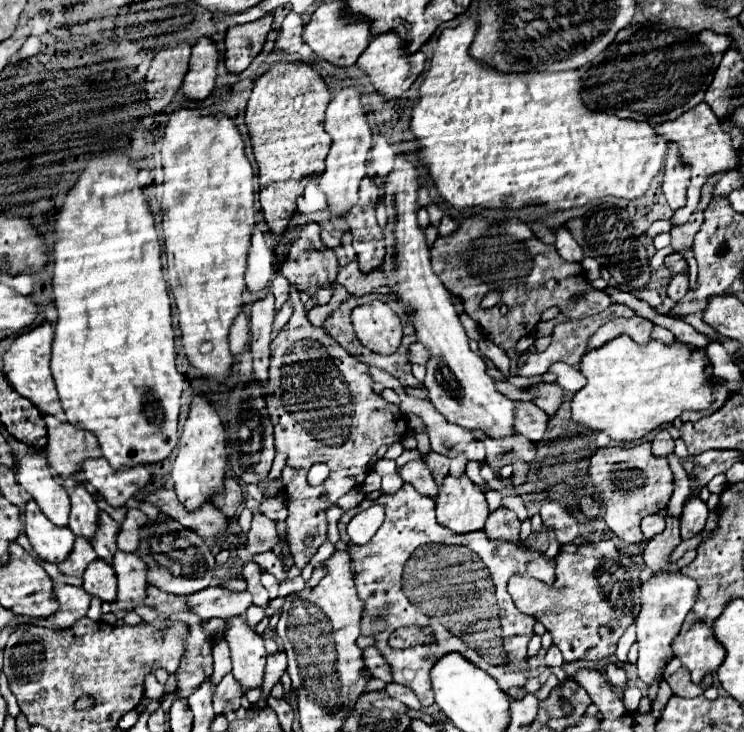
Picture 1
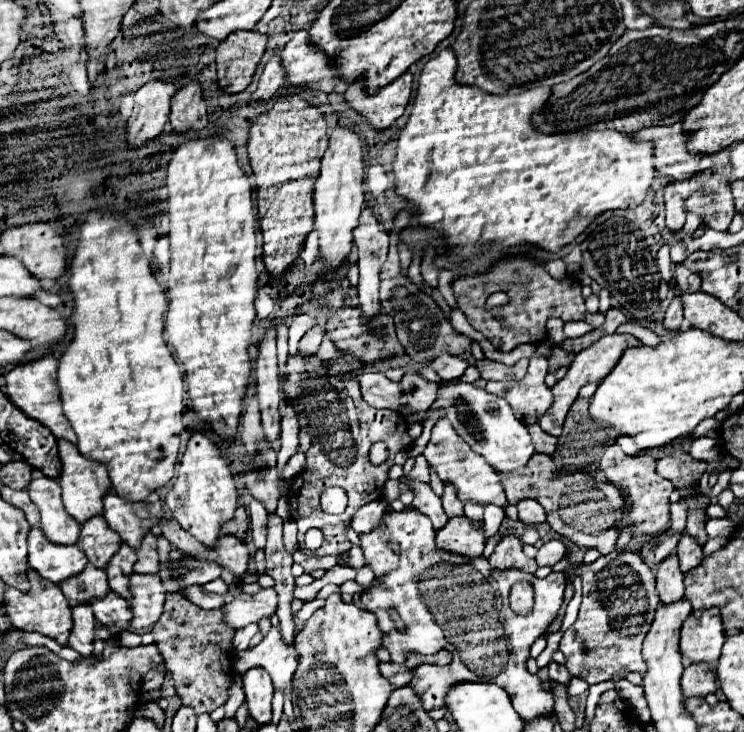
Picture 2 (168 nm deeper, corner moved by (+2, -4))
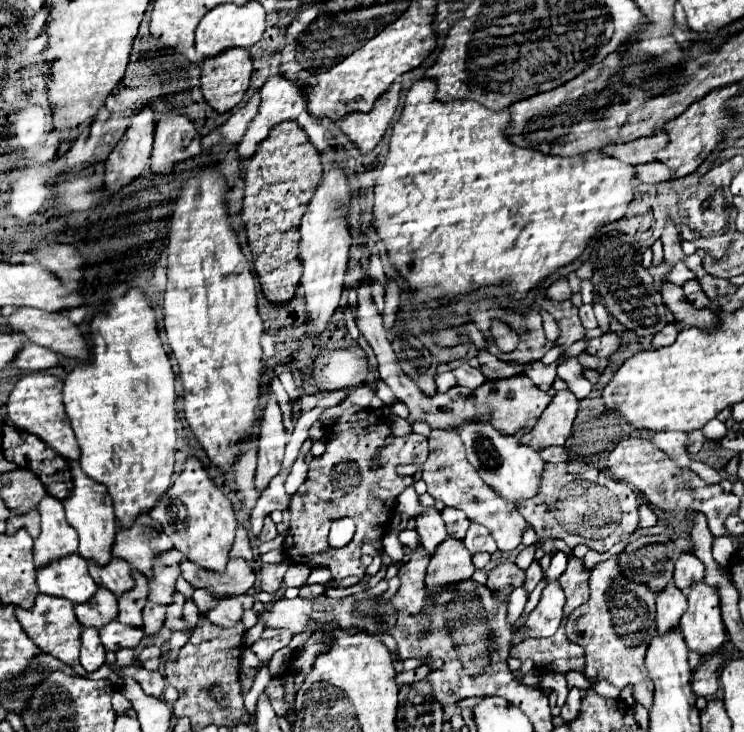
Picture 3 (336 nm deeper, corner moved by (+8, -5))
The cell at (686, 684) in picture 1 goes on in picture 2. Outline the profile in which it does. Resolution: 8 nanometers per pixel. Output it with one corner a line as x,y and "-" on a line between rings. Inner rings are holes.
690,665
682,675
682,693
686,697
706,697
708,693
716,693
716,673
710,665

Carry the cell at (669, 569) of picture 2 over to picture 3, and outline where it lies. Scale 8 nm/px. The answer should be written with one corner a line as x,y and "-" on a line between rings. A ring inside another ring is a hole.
668,584
664,590
656,592
656,622
658,622
658,632
664,634
670,628
678,626
680,616
688,608
686,594
680,592
674,584

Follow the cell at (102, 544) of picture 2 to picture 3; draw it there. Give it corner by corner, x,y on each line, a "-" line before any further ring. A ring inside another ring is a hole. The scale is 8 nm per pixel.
112,558
108,566
96,566
94,562
88,562
88,570
96,584
102,584
114,594
122,594
124,590
130,590
134,586
134,580
130,576
128,562
122,562
122,558

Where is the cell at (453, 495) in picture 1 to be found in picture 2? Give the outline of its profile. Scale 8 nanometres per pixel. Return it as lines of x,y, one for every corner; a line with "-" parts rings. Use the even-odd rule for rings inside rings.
458,517
458,521
448,521
444,529
440,529
436,533
436,547
440,551
450,551
456,555
464,555
464,557
480,557
484,551
484,529
476,527
468,517

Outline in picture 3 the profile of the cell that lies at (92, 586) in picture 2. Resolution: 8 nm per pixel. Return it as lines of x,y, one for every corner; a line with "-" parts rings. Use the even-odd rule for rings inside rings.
98,586
96,594
92,596
92,602
74,604
74,610
80,624
100,628
102,624
116,618
118,604
116,604
116,596
110,590
104,590
104,586

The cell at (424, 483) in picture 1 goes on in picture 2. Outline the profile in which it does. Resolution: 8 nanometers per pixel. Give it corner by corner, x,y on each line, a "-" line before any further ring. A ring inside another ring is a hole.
414,483
414,503
412,503
412,507
418,511
418,513
422,513
422,515
426,515
430,521
432,521
432,525
434,525
434,529
438,531
438,529
442,529
446,523
448,523
448,517
446,517
446,513
444,513
444,509
442,509
442,503
440,503
440,499
434,495
434,491
428,487
428,485
424,485
424,483

